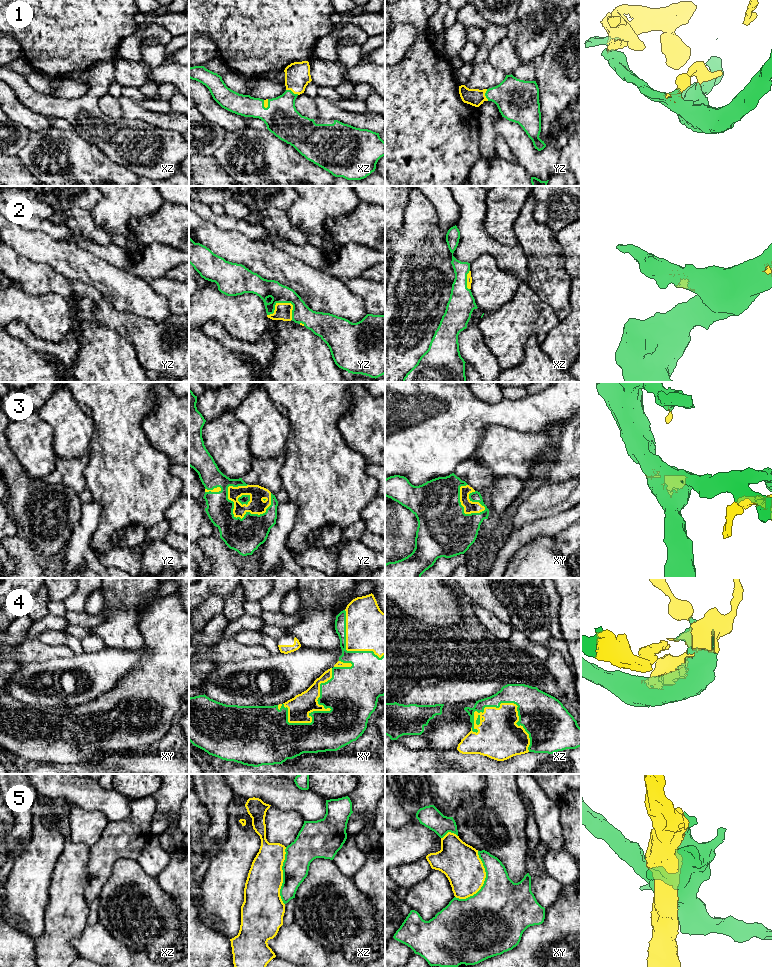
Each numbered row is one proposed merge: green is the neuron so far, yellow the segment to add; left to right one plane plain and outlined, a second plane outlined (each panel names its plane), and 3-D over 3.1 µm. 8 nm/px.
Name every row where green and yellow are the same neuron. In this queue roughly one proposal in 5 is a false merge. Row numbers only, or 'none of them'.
1, 2, 3, 4

